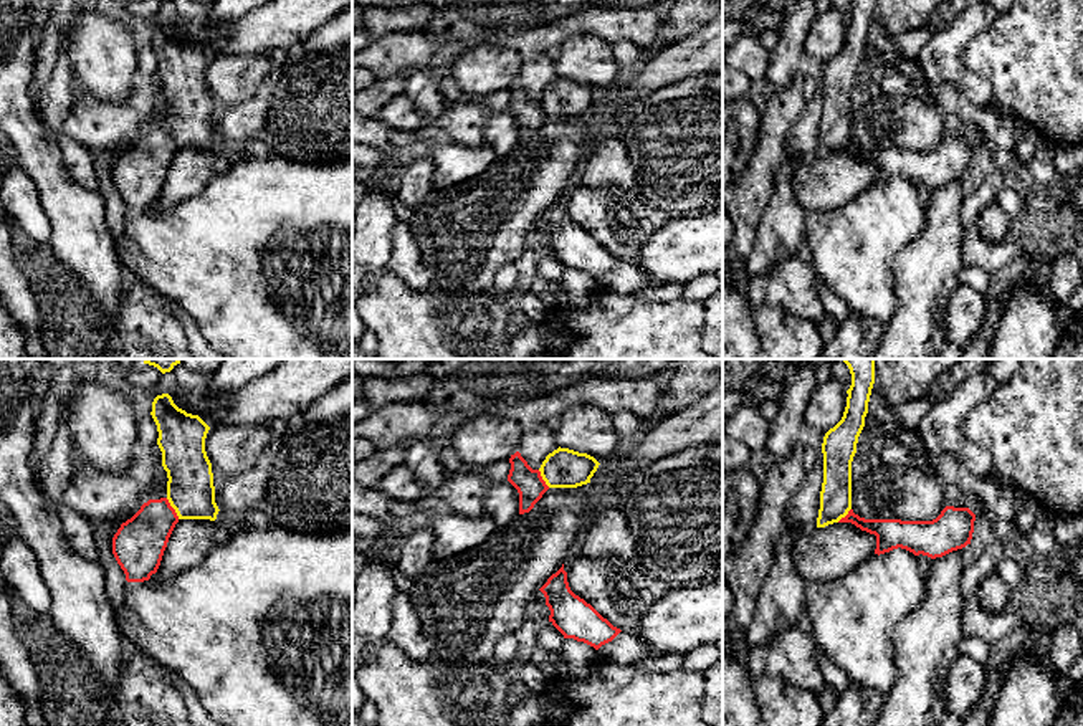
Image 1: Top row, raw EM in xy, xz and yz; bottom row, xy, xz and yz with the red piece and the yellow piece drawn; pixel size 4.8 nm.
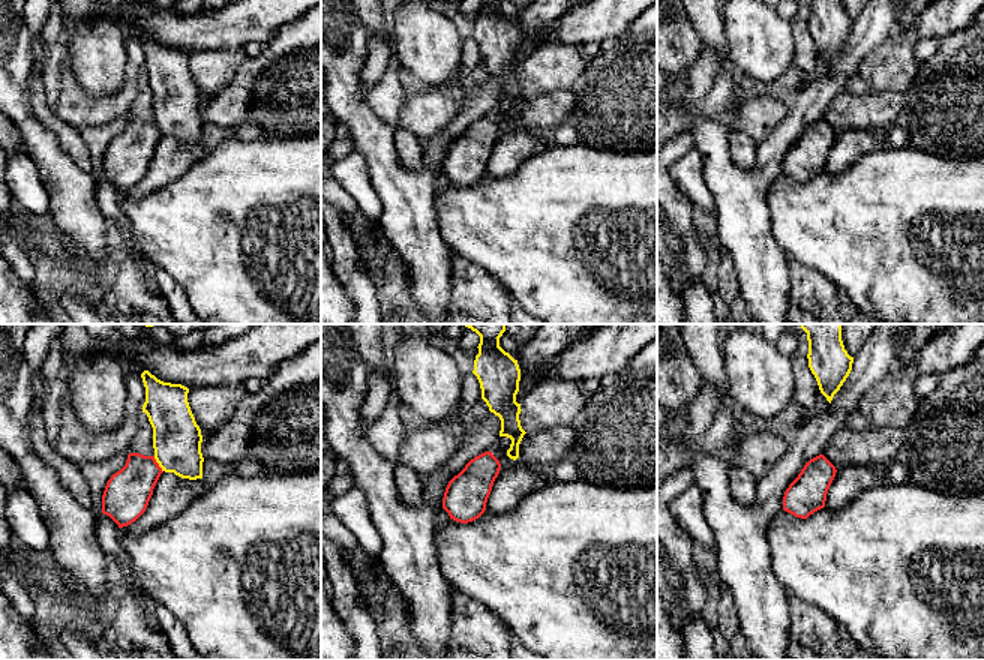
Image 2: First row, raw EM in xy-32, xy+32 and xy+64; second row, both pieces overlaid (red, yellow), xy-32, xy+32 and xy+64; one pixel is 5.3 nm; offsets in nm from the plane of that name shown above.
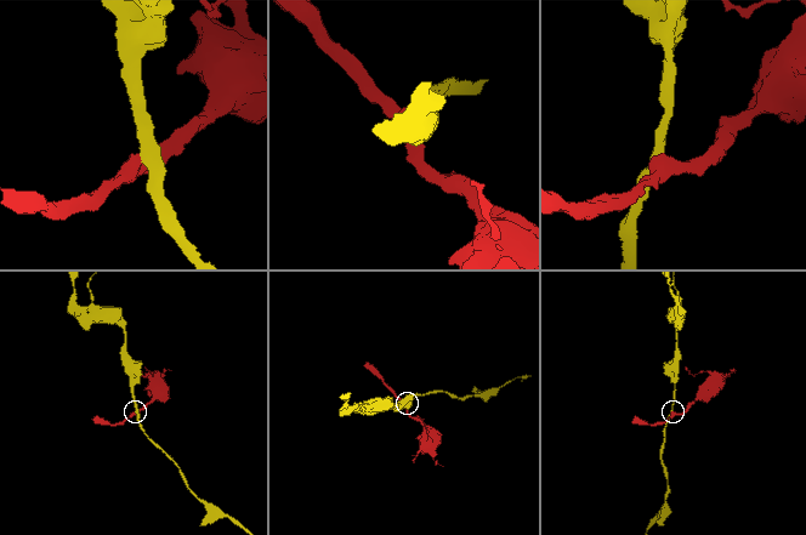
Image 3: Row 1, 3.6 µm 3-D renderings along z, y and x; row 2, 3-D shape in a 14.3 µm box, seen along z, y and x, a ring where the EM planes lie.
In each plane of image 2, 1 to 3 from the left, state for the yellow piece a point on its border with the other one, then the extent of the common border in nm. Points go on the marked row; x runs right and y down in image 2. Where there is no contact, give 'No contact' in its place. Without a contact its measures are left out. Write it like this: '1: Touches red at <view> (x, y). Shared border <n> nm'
1: Touches red at xy-32 (158, 464). Shared border 100 nm
2: No contact
3: No contact

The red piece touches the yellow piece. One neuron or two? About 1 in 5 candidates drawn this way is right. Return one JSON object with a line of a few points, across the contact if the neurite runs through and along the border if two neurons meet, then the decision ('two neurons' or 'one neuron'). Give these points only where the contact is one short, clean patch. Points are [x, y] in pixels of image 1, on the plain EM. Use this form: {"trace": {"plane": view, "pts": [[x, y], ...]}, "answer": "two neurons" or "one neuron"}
{"trace": {"plane": "xy", "pts": [[166, 128], [179, 148]]}, "answer": "two neurons"}

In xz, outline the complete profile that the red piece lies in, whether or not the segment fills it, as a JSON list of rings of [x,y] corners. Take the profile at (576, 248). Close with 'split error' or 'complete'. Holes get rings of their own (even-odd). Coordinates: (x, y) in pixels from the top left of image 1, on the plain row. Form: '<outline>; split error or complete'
[[[564,193],[539,220],[551,240],[549,251],[564,268],[574,268],[599,279],[622,261],[570,220]]]; complete

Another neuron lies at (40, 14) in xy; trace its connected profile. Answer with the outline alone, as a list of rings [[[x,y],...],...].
[[[35,0],[31,10],[28,12],[30,26],[38,36],[45,23],[51,20],[53,0]]]

